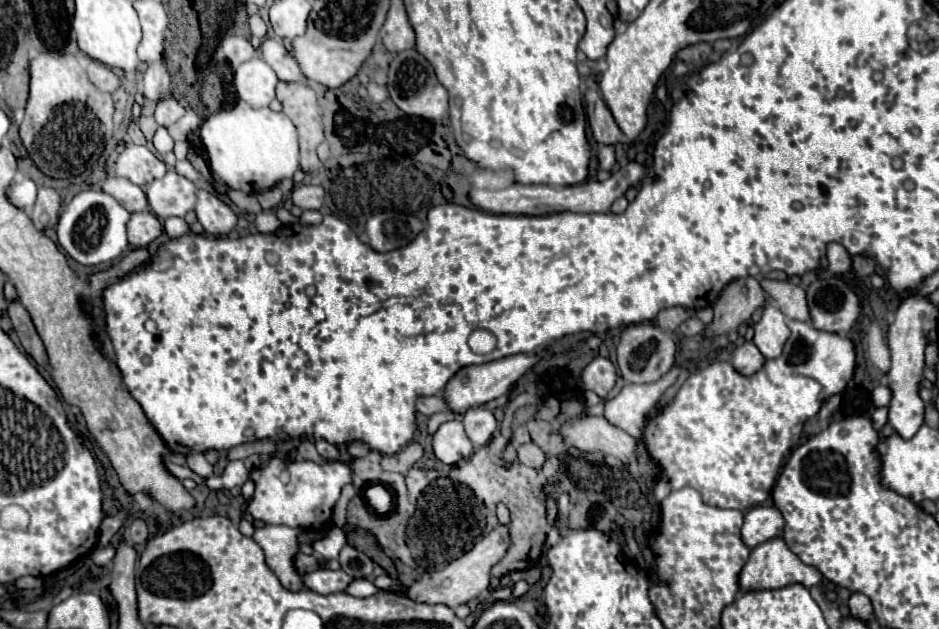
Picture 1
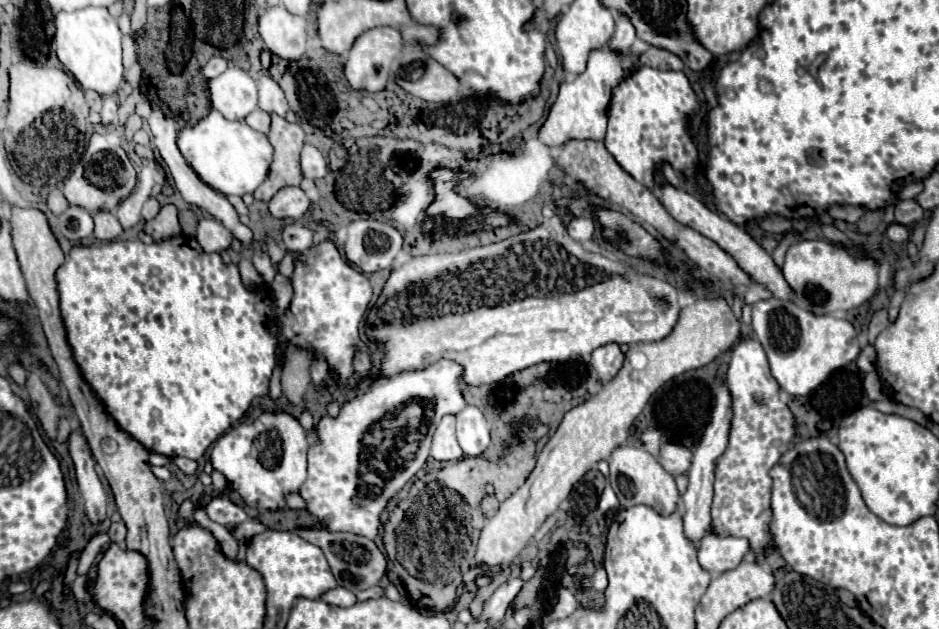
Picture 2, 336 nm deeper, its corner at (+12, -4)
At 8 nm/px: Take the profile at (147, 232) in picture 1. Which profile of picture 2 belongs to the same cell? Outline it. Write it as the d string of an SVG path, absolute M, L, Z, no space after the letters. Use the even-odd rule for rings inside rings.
M100 211L94 215L94 237L100 241L116 241L122 235L120 221L110 211Z

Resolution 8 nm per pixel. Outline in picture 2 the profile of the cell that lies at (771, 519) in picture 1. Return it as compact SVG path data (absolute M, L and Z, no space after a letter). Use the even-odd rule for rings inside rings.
M710 529L700 541L698 561L708 573L720 575L740 565L740 561L744 561L750 553L752 549L748 539L732 537L732 535L720 537Z

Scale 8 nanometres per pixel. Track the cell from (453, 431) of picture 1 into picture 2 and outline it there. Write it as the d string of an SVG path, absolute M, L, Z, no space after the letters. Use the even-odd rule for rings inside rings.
M446 415L436 427L430 455L438 461L456 461L464 455L454 435L454 415Z

